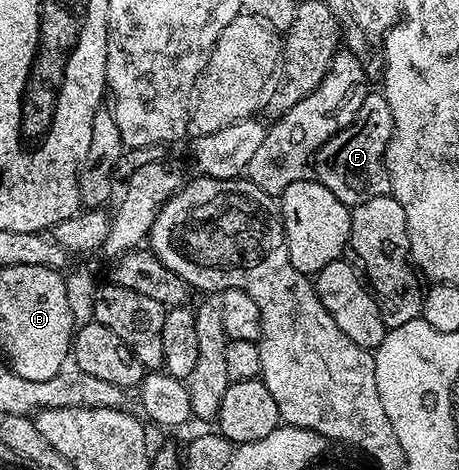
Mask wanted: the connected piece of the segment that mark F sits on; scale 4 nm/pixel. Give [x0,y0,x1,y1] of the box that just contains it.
[312,93,393,209]

